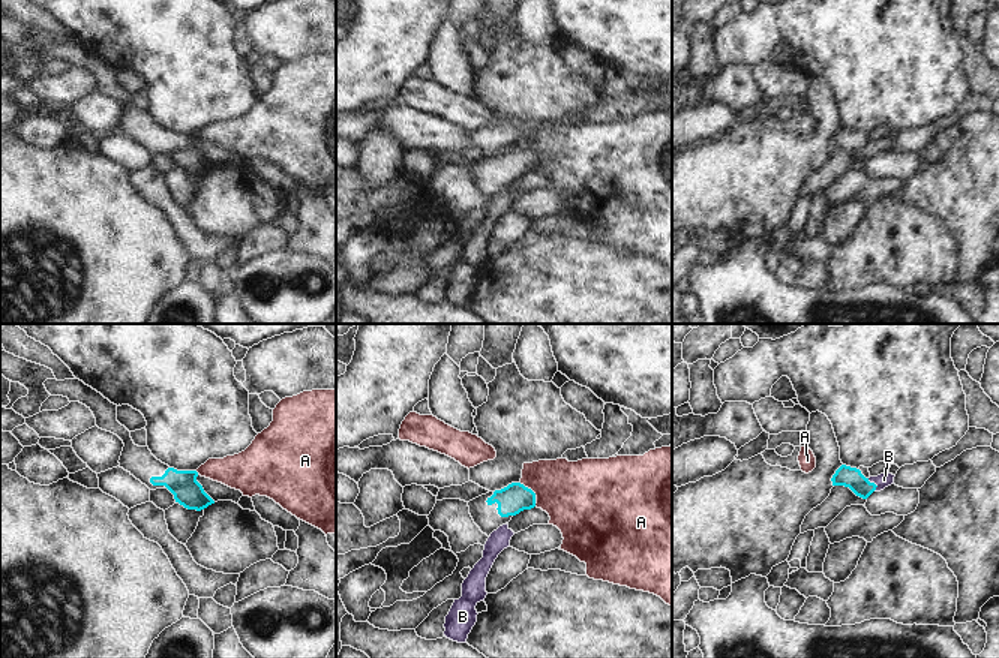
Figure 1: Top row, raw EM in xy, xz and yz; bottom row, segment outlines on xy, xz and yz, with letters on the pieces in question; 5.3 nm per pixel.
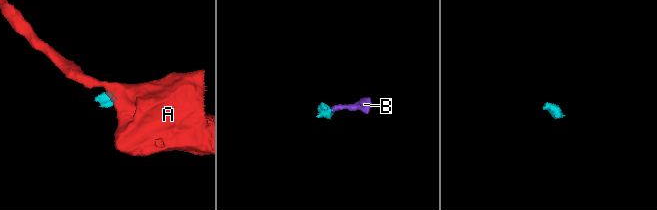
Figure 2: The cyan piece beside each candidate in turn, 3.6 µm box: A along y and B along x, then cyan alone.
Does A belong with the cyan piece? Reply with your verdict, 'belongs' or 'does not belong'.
does not belong

